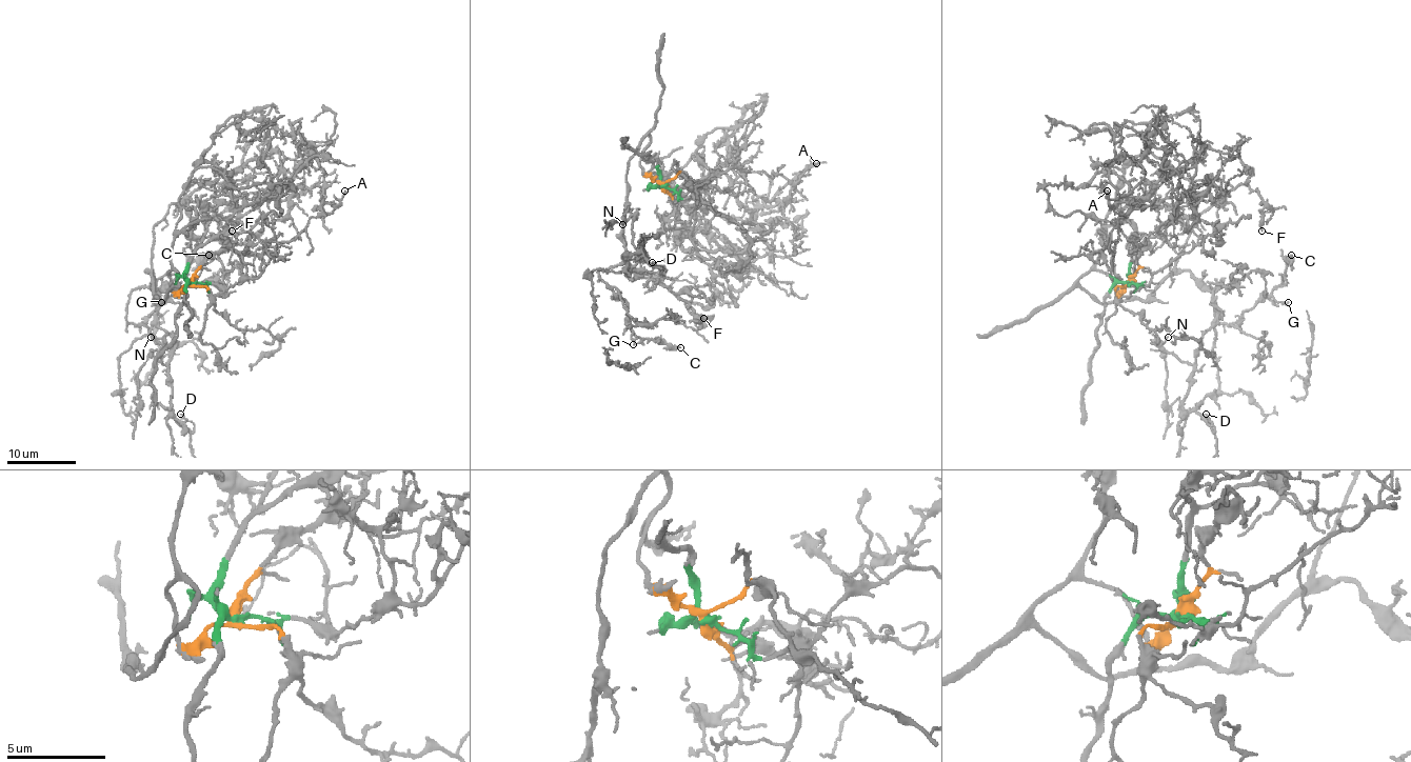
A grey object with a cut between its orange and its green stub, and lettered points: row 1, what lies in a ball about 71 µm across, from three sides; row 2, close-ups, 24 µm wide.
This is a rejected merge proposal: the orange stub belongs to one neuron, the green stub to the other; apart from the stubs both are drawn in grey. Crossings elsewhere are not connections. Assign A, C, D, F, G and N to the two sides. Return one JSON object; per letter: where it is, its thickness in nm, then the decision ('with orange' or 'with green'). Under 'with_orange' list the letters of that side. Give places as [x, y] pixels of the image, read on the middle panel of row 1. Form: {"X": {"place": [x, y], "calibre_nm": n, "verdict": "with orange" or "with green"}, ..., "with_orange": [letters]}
{"A": {"place": [816, 163], "calibre_nm": 130, "verdict": "with green"}, "C": {"place": [680, 347], "calibre_nm": 240, "verdict": "with orange"}, "D": {"place": [652, 262], "calibre_nm": 130, "verdict": "with orange"}, "F": {"place": [703, 318], "calibre_nm": 100, "verdict": "with orange"}, "G": {"place": [633, 344], "calibre_nm": 100, "verdict": "with orange"}, "N": {"place": [622, 224], "calibre_nm": 120, "verdict": "with orange"}, "with_orange": ["C", "D", "F", "G", "N"]}

